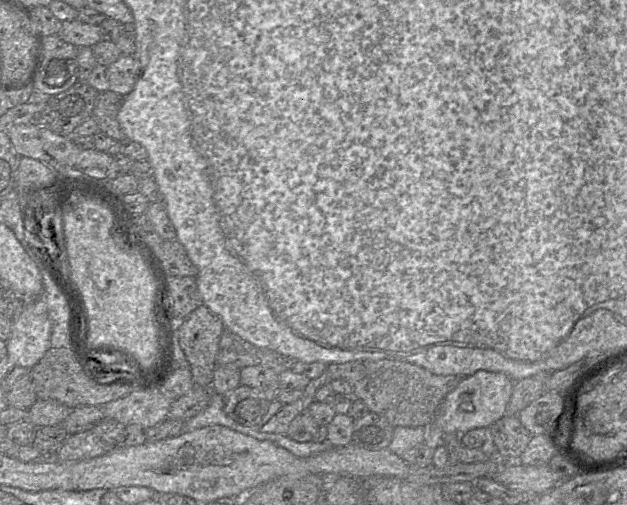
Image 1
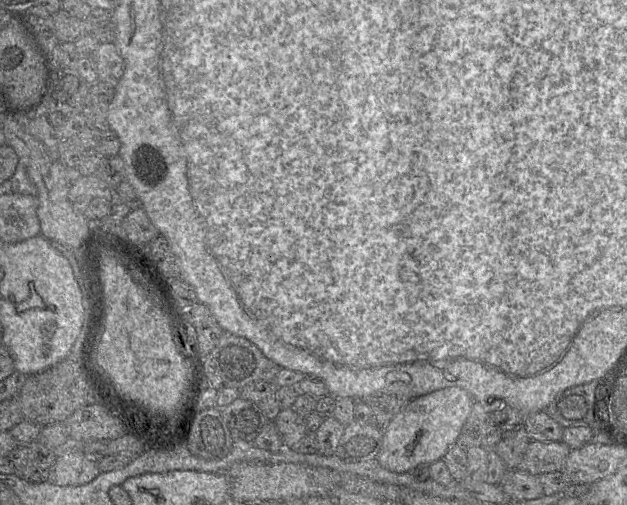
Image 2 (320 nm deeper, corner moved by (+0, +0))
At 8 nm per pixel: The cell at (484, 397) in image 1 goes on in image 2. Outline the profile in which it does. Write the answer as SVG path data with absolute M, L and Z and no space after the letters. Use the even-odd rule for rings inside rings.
M451 386L442 388L411 399L389 422L383 430L382 446L377 454L380 465L392 472L410 472L419 465L430 465L444 457L448 449L453 446L467 420L474 400L463 388Z

